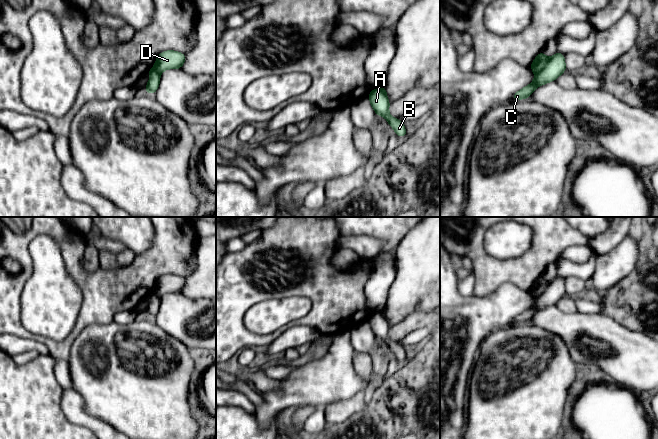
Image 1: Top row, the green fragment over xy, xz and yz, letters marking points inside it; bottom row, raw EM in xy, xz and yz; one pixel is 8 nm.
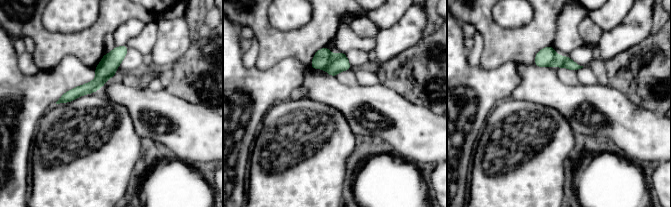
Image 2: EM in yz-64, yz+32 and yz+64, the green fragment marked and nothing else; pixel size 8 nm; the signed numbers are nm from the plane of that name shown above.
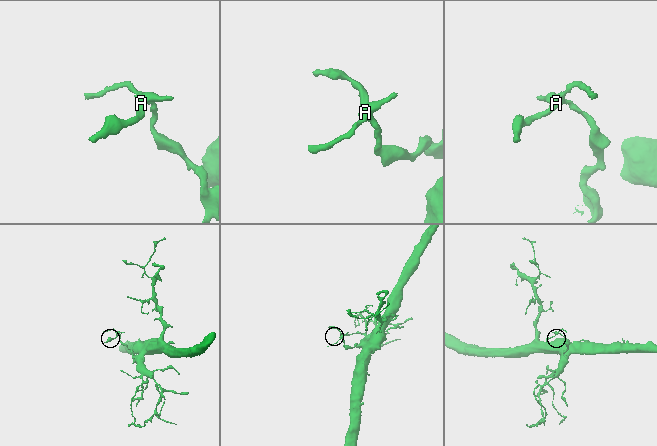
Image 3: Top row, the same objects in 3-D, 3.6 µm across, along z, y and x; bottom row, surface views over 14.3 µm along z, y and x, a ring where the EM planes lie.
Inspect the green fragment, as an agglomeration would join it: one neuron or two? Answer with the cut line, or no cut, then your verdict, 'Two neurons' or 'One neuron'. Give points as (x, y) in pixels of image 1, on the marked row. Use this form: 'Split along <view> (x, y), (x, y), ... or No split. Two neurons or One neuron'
Split along yz (547, 59), (545, 64), (535, 73). Two neurons

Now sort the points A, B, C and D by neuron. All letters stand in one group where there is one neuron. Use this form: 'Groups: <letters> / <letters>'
Groups: A B C / D

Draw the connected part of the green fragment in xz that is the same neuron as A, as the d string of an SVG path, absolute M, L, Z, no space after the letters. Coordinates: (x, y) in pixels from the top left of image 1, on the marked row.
M378 88L371 90L368 97L373 110L378 117L381 116L387 119L387 124L393 127L395 135L401 137L407 136L405 126L399 118L394 118L389 115L390 101L387 94L385 94L381 88Z

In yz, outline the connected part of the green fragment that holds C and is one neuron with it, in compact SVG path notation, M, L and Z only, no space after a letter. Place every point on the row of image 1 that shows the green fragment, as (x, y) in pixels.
M557 52L548 58L542 69L535 73L533 82L512 95L513 100L528 99L537 87L556 81L566 71L564 56L564 54Z

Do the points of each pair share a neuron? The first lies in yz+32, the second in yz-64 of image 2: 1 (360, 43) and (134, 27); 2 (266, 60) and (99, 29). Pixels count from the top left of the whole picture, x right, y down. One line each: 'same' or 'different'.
1: different
2: same

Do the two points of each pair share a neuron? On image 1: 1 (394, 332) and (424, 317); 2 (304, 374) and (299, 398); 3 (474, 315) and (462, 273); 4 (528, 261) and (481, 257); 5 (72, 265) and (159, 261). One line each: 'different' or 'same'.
1: same
2: same
3: different
4: same
5: same

